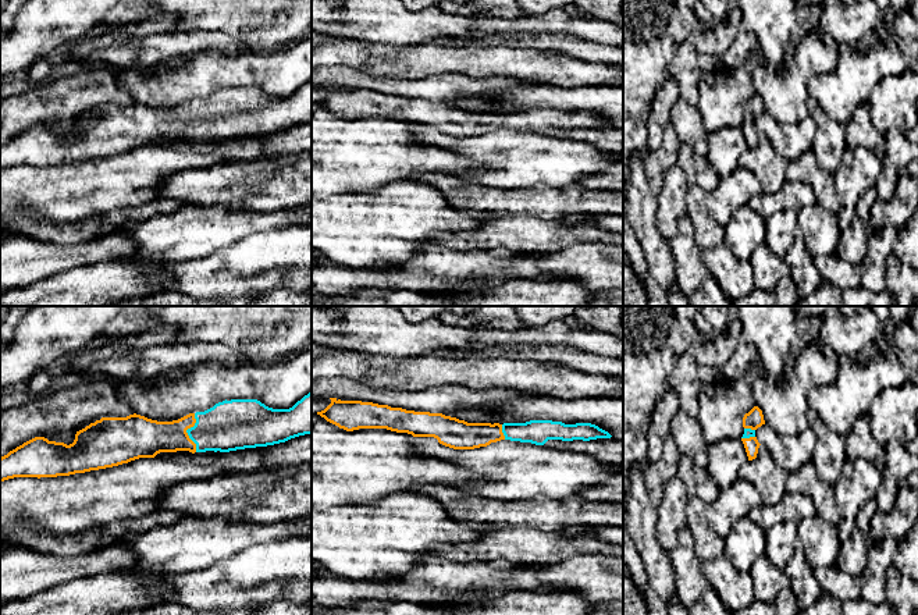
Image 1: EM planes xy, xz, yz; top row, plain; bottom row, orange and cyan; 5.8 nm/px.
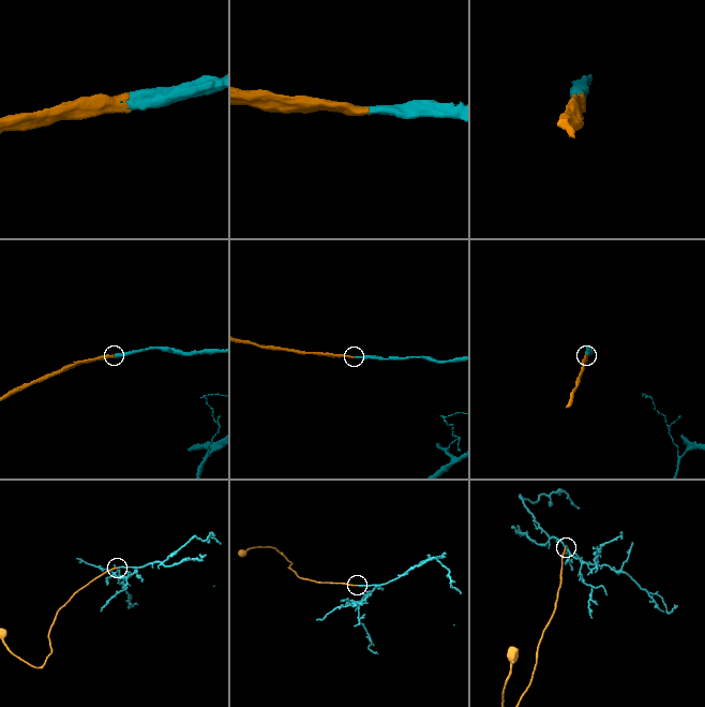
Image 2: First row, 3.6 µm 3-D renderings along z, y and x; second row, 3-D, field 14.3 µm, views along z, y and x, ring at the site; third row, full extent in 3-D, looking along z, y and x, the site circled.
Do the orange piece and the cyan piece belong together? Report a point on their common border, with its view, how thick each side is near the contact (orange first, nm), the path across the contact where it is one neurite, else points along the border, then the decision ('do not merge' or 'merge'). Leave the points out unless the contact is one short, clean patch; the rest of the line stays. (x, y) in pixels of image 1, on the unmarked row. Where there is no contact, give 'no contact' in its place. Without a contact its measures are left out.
contact xy (185, 120); calibres 220 and 280 nm; way xy (143, 125), (170, 125), (185, 120), (205, 120), (227, 114); merge

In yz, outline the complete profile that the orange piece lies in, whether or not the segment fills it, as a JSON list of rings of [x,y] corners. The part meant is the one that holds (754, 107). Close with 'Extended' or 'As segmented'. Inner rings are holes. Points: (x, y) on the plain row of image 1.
[[[754,95],[748,102],[743,106],[743,115],[744,122],[741,125],[741,129],[744,132],[748,149],[752,149],[757,146],[759,131],[755,125],[755,118],[765,113],[762,99],[758,95]]]. Extended

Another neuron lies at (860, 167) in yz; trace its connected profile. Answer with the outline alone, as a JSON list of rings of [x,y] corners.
[[[847,147],[839,168],[835,171],[835,185],[840,203],[836,216],[840,231],[846,231],[855,218],[858,199],[875,186],[882,167],[882,159],[871,149]]]

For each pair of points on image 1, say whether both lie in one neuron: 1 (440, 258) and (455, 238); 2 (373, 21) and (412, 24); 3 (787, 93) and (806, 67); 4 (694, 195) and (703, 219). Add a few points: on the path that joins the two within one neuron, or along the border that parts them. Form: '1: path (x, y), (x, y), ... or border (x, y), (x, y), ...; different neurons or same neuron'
1: border (431, 245), (480, 251); different neurons
2: path (383, 21), (402, 24); same neuron
3: path (790, 86), (801, 74); same neuron
4: path (694, 201), (698, 213); same neuron

